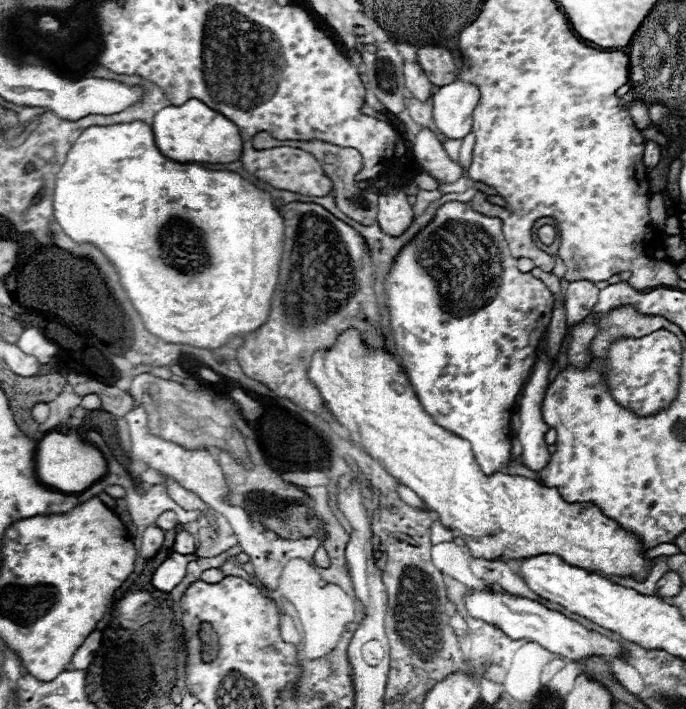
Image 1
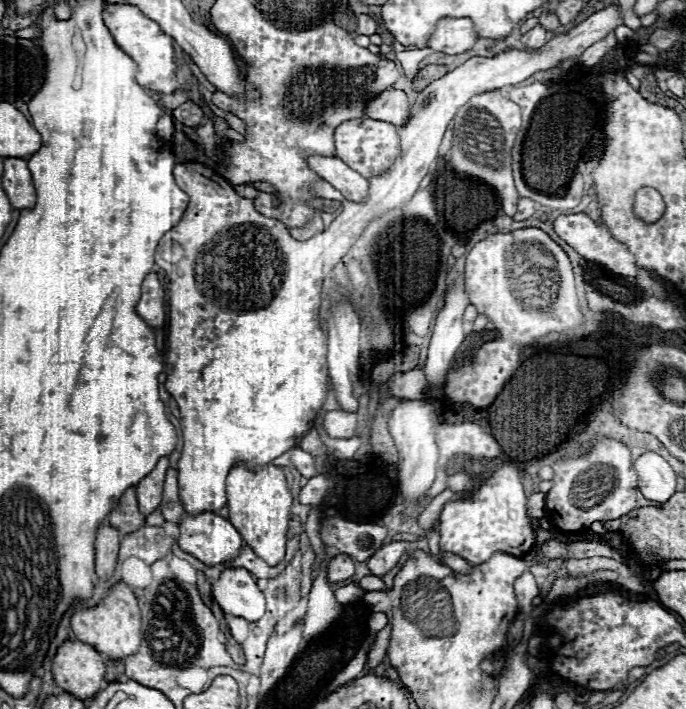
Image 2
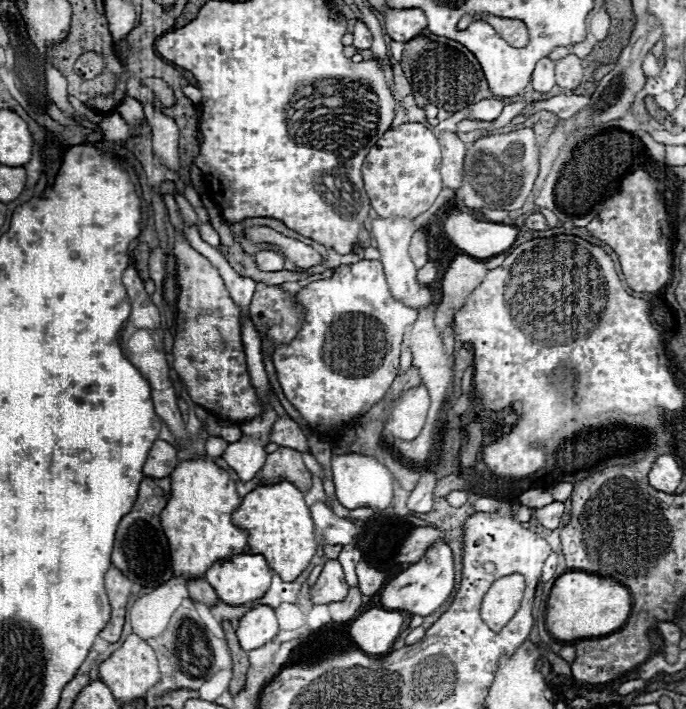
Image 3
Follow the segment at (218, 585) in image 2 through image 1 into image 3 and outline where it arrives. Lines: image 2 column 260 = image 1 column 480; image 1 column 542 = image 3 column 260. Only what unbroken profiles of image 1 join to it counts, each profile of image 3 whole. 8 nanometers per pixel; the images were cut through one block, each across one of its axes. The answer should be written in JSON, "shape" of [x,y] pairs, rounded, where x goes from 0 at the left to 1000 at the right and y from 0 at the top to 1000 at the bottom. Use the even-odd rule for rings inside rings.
{"shape":[[[373,855],[359,863],[350,874],[350,886],[344,889],[350,911],[362,920],[397,906],[405,894],[405,877],[399,860],[394,855]]]}

